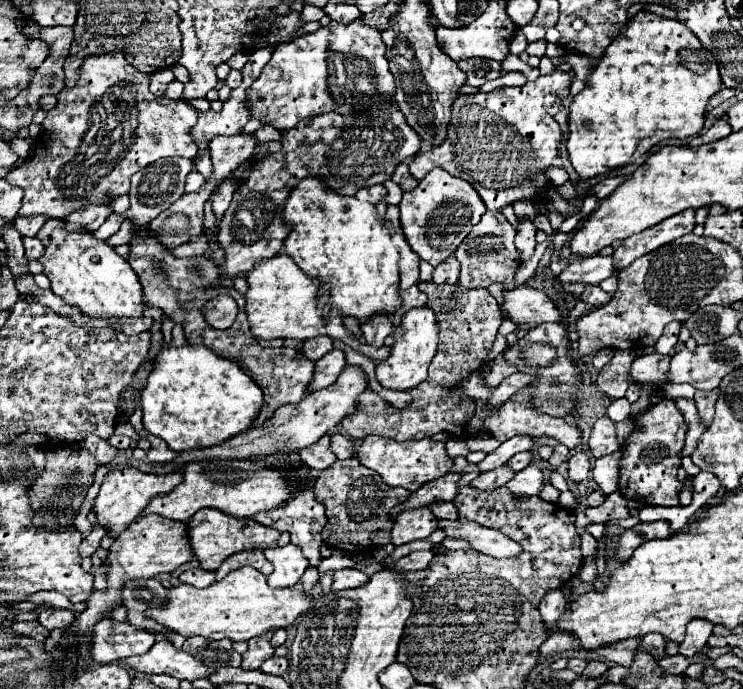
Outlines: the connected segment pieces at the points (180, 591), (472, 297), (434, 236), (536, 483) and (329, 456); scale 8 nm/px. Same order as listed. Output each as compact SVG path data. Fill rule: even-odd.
M243 567L205 589L189 587L187 583L173 585L169 589L165 605L147 609L145 617L165 625L167 629L183 637L201 635L215 641L225 637L231 641L249 641L251 637L263 635L273 627L293 625L297 615L303 615L309 605L311 599L305 595L305 591L271 589L263 573L253 567Z
M421 281L419 289L427 295L427 307L437 313L439 321L439 349L429 365L429 377L409 393L413 401L407 409L399 411L381 399L375 391L363 391L357 397L357 409L347 415L341 425L353 439L363 439L369 435L391 437L395 441L423 439L435 433L449 433L453 437L475 437L479 433L489 433L499 441L507 441L515 435L539 437L547 435L567 445L571 451L581 443L581 431L561 417L539 415L531 407L529 393L513 395L499 411L491 411L489 397L491 391L483 385L479 371L483 371L485 357L495 341L497 329L501 325L501 309L495 297L487 289L465 289L461 285L435 285L431 281Z
M435 167L413 191L403 193L399 203L401 227L409 247L433 267L453 255L457 245L469 235L471 227L487 211L479 193L463 179L449 175L445 169Z
M527 465L523 471L515 473L515 477L505 485L515 497L519 495L537 495L541 491L545 477L535 465Z
M325 435L325 437L321 437L317 443L313 443L311 447L301 449L301 451L299 451L299 457L301 457L301 461L303 461L305 465L309 465L311 469L323 471L323 469L331 467L331 465L337 461L335 453L331 451L331 435Z

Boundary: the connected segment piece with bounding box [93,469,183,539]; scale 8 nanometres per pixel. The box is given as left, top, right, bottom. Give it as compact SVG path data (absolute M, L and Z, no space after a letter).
M123 469L123 471L109 471L101 483L99 495L95 499L93 511L97 517L97 523L107 529L109 537L117 537L121 531L129 527L129 523L141 515L141 511L149 505L151 499L159 495L167 495L171 489L175 489L183 481L181 473L169 473L169 475L149 475L137 469Z

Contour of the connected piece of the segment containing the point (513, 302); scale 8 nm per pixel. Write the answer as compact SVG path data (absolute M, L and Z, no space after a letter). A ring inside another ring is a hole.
M519 285L513 291L505 291L503 309L517 325L539 325L547 321L559 323L563 319L563 313L551 297L527 285Z

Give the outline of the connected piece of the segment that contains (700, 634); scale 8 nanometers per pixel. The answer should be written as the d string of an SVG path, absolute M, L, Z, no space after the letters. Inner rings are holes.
M693 619L687 625L685 641L679 645L679 653L683 657L693 657L695 653L703 651L707 647L707 639L711 637L711 631L713 631L713 623L705 619Z

